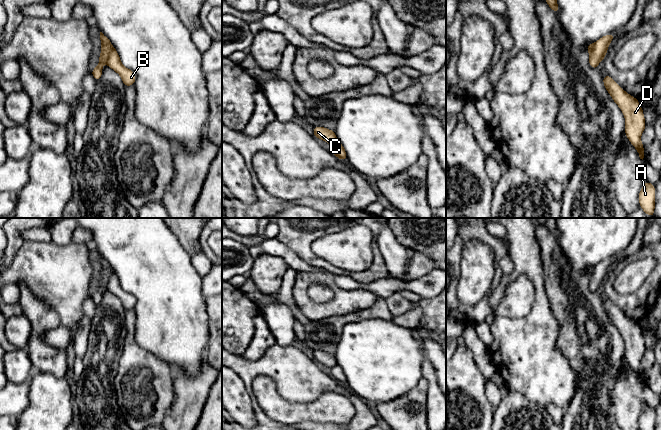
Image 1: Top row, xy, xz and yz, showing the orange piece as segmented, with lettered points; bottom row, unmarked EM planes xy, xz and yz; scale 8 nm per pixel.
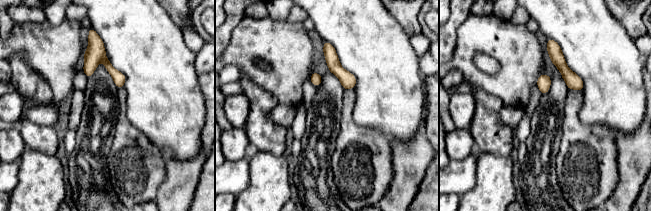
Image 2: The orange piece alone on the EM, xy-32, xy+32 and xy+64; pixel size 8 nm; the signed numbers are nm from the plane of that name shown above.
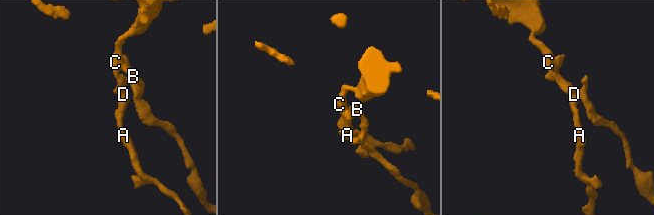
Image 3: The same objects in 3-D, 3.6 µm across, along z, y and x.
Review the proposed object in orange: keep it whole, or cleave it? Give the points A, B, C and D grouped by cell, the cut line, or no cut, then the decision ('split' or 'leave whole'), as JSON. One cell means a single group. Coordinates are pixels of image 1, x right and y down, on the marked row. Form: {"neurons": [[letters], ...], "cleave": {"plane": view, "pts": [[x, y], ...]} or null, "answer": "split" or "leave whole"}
{"neurons": [["A", "C", "D"], ["B"]], "cleave": {"plane": "xy", "pts": [[111, 45], [106, 62]]}, "answer": "split"}

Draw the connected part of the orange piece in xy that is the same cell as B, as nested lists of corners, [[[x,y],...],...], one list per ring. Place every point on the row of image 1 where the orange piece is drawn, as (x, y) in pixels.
[[[111,45],[111,50],[108,56],[107,63],[108,63],[108,67],[113,69],[115,72],[117,72],[120,75],[125,87],[134,85],[136,80],[135,72],[131,71],[130,69],[122,65],[119,54],[113,45]]]

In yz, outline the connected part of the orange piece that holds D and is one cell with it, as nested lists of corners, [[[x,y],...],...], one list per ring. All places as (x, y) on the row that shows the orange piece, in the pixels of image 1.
[[[608,74],[603,76],[603,84],[625,117],[625,134],[637,150],[640,159],[644,158],[641,134],[646,123],[642,107],[637,98],[625,92]]]

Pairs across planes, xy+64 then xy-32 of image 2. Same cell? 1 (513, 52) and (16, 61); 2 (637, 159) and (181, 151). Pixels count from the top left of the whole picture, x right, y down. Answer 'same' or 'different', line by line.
1: different
2: different

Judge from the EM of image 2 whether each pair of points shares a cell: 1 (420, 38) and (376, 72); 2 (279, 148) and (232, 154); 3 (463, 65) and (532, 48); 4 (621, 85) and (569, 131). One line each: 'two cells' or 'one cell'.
1: two cells
2: two cells
3: one cell
4: two cells

